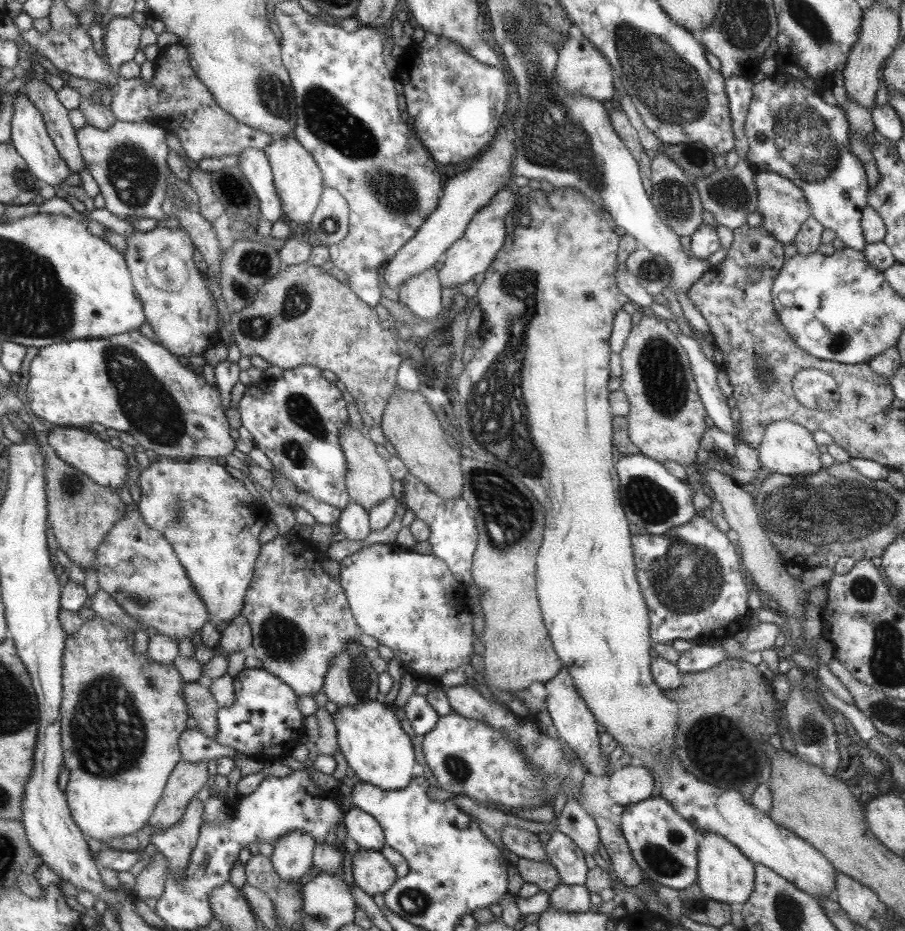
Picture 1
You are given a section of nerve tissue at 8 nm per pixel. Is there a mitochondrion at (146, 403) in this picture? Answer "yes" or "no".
yes

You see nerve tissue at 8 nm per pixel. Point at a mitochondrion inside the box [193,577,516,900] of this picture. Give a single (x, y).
(283, 640)

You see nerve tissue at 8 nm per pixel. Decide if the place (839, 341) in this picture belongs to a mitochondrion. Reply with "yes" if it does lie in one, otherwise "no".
yes

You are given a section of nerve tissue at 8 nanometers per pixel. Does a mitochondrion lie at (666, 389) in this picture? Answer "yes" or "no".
yes

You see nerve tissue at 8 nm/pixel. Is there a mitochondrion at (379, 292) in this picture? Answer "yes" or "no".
no

